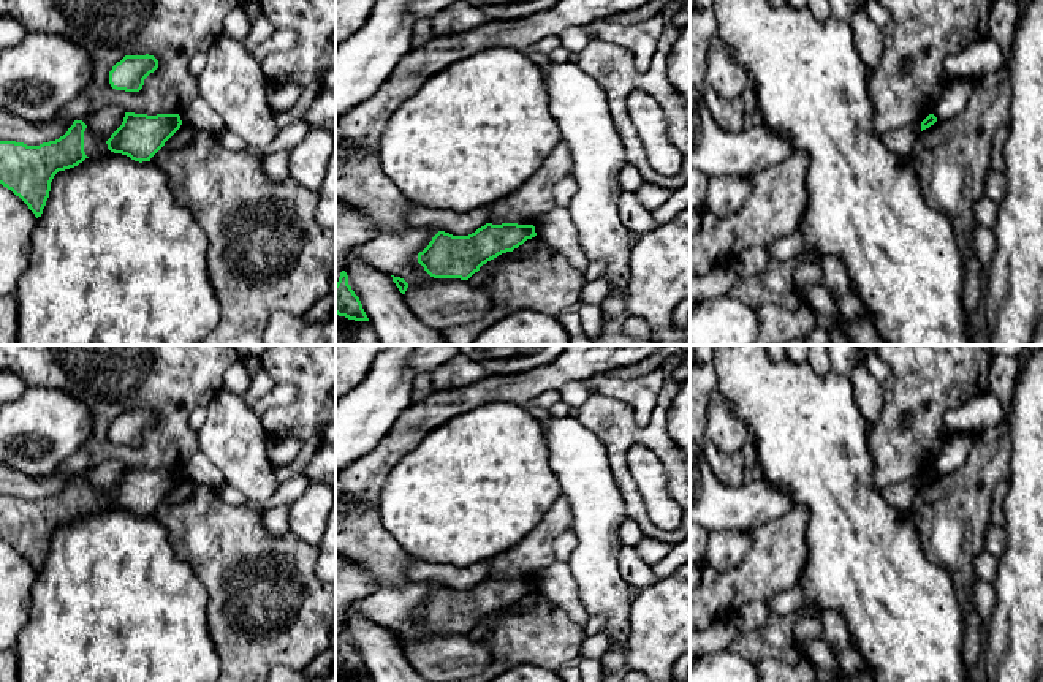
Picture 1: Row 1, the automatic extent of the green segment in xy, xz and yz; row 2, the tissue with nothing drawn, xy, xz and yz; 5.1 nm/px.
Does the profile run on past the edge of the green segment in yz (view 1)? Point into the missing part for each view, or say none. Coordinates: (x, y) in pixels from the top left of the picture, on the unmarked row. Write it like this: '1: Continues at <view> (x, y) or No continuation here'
1: No continuation here

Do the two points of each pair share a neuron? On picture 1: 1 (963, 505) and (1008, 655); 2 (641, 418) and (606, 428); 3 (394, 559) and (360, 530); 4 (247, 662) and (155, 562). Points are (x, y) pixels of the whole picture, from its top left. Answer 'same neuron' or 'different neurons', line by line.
1: different neurons
2: different neurons
3: same neuron
4: different neurons

